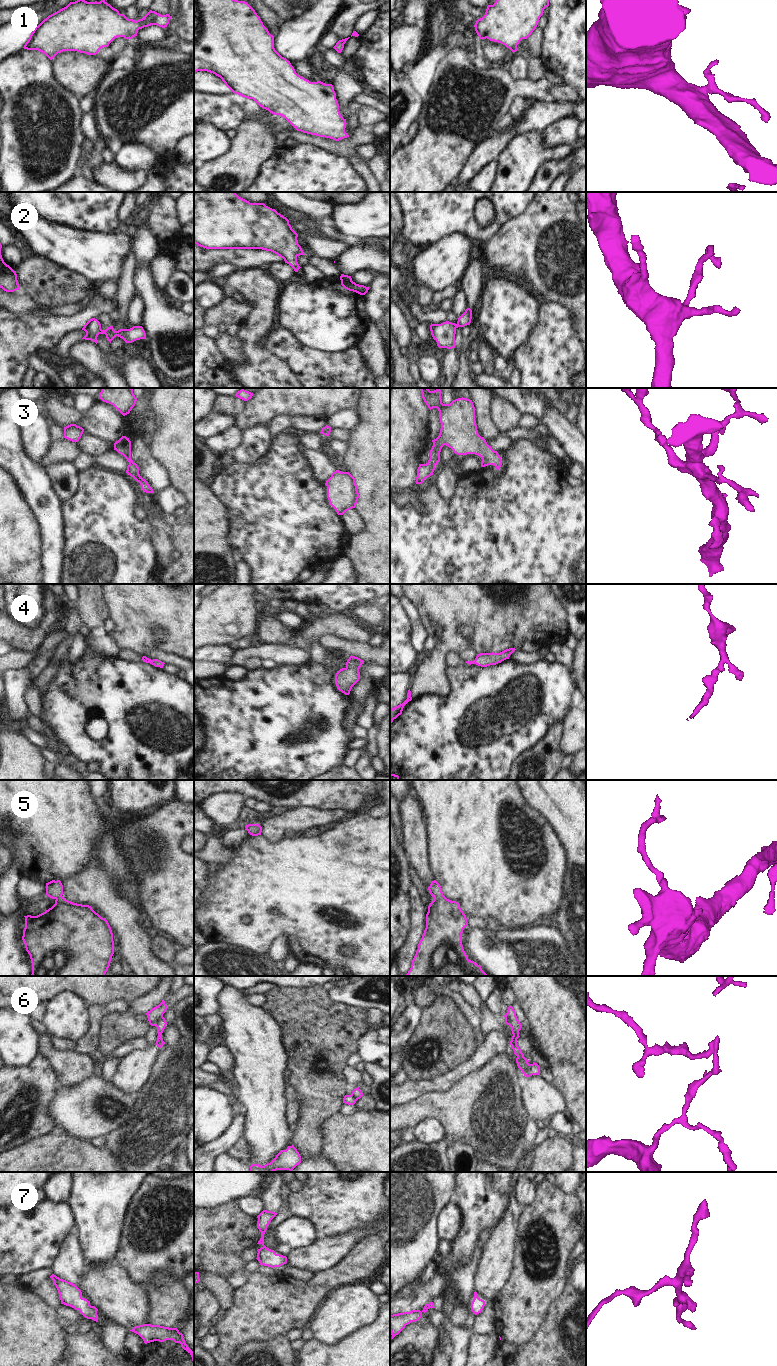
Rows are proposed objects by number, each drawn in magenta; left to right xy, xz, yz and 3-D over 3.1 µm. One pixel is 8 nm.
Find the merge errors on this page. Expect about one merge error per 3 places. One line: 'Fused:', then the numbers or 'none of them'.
Fused: 6

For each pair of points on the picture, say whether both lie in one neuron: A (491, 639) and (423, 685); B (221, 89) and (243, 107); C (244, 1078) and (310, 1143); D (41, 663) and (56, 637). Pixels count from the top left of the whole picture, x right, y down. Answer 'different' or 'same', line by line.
A: same
B: different
C: different
D: same

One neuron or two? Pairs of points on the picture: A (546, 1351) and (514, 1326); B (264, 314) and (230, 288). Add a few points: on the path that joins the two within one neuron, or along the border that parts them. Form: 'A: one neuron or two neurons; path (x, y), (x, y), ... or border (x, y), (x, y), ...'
A: two neurons; border (544, 1319), (528, 1340), (517, 1343), (507, 1341)
B: one neuron; path (260, 304), (244, 288), (240, 288)

